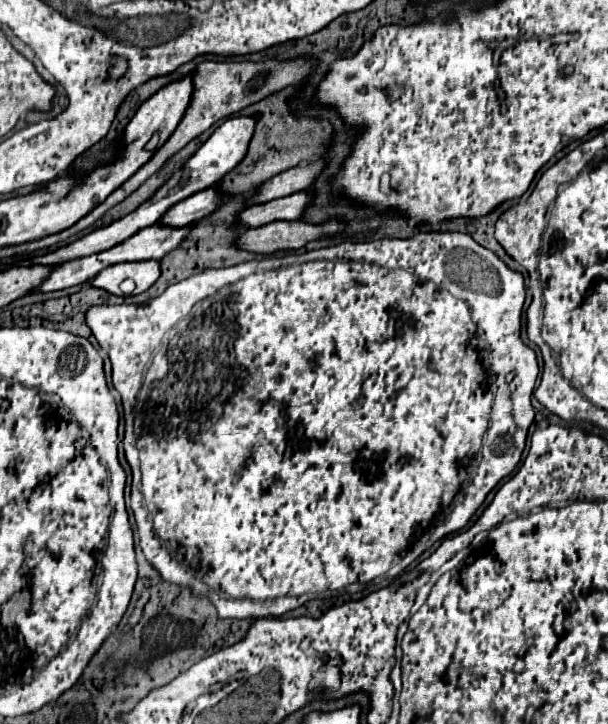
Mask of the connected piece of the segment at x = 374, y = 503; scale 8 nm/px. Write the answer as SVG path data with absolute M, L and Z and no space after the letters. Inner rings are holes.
M426 231L408 239L386 237L370 243L340 243L306 255L286 255L262 261L254 259L234 267L206 269L169 285L162 295L144 305L90 305L90 309L86 309L86 325L112 361L112 383L114 389L120 391L124 419L134 421L132 411L136 411L136 445L134 440L130 448L124 447L124 451L133 477L130 505L136 517L140 547L148 563L164 581L182 585L196 597L210 597L222 619L280 617L307 601L323 598L330 591L364 591L368 583L400 565L406 555L416 559L430 549L432 543L466 527L486 495L516 469L526 445L528 429L534 421L532 391L538 377L538 363L536 353L520 341L524 299L526 289L522 275L510 269L496 253L478 245L468 233ZM280 265L282 269L256 271L256 267Z

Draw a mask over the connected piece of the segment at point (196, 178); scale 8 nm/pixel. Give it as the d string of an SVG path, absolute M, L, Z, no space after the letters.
M232 117L232 119L226 119L212 135L210 139L188 159L188 163L178 171L174 173L174 177L170 177L158 191L154 197L150 197L144 205L140 205L134 213L128 213L126 217L106 225L106 227L100 227L88 235L84 235L82 239L66 245L66 247L60 247L52 253L46 253L46 255L40 255L40 257L34 257L30 261L24 261L22 265L28 265L28 263L42 263L42 265L56 265L56 263L64 263L64 261L70 261L70 259L78 259L78 257L86 257L86 255L92 255L92 253L100 253L102 249L110 249L114 245L118 245L120 241L132 237L134 233L138 233L140 229L148 227L148 225L154 225L156 221L162 219L162 215L176 203L188 199L190 195L198 193L198 191L204 191L212 185L216 185L218 181L222 181L248 153L248 145L250 145L250 139L254 135L254 121L250 117Z

